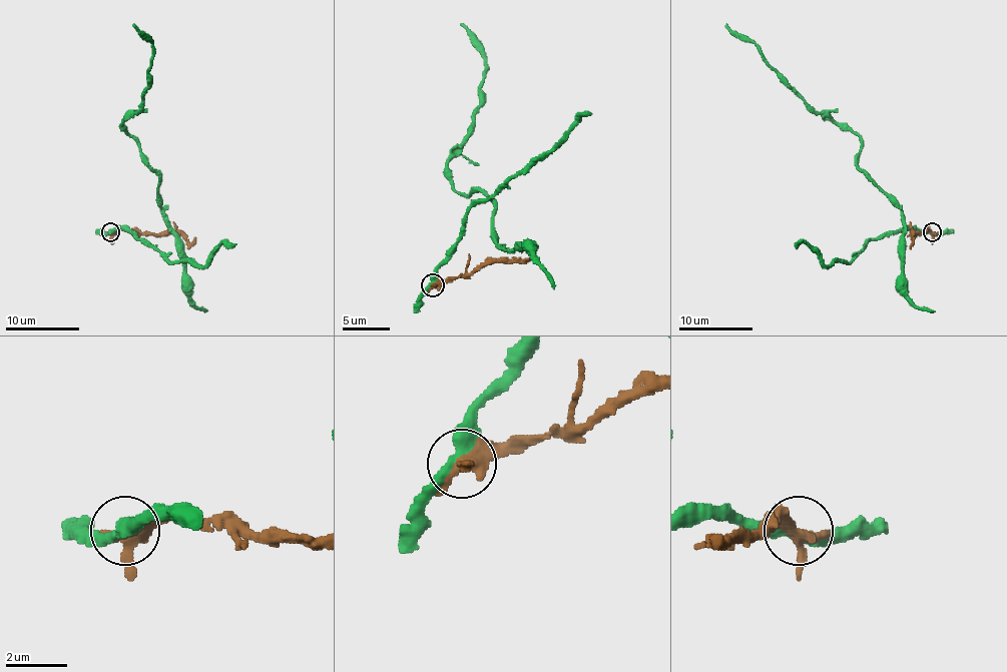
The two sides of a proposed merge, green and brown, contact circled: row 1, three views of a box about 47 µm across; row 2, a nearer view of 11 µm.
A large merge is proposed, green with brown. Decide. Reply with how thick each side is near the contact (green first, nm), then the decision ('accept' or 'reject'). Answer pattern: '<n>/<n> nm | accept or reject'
400/340 nm | reject

